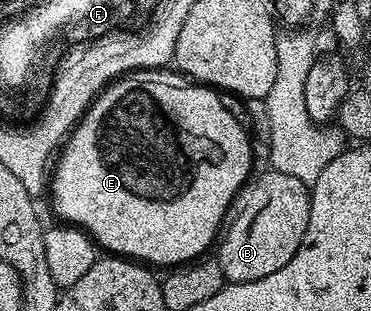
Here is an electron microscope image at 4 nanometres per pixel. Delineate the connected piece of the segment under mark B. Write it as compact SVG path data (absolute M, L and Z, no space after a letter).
M267 169L265 173L266 174L260 175L258 179L255 177L253 181L251 181L249 185L247 185L245 189L241 191L240 205L237 207L237 210L239 209L238 215L236 215L234 219L232 219L233 217L229 219L228 225L225 227L224 233L221 235L220 241L216 246L216 251L218 250L218 254L216 254L216 261L218 261L220 268L222 269L223 279L230 284L236 282L262 282L264 280L264 276L278 274L280 272L280 268L284 268L288 264L288 260L292 260L296 256L296 252L301 250L302 241L304 240L304 232L310 227L311 191L308 189L307 183L296 180L296 176L284 176L284 172L280 172L279 170Z

